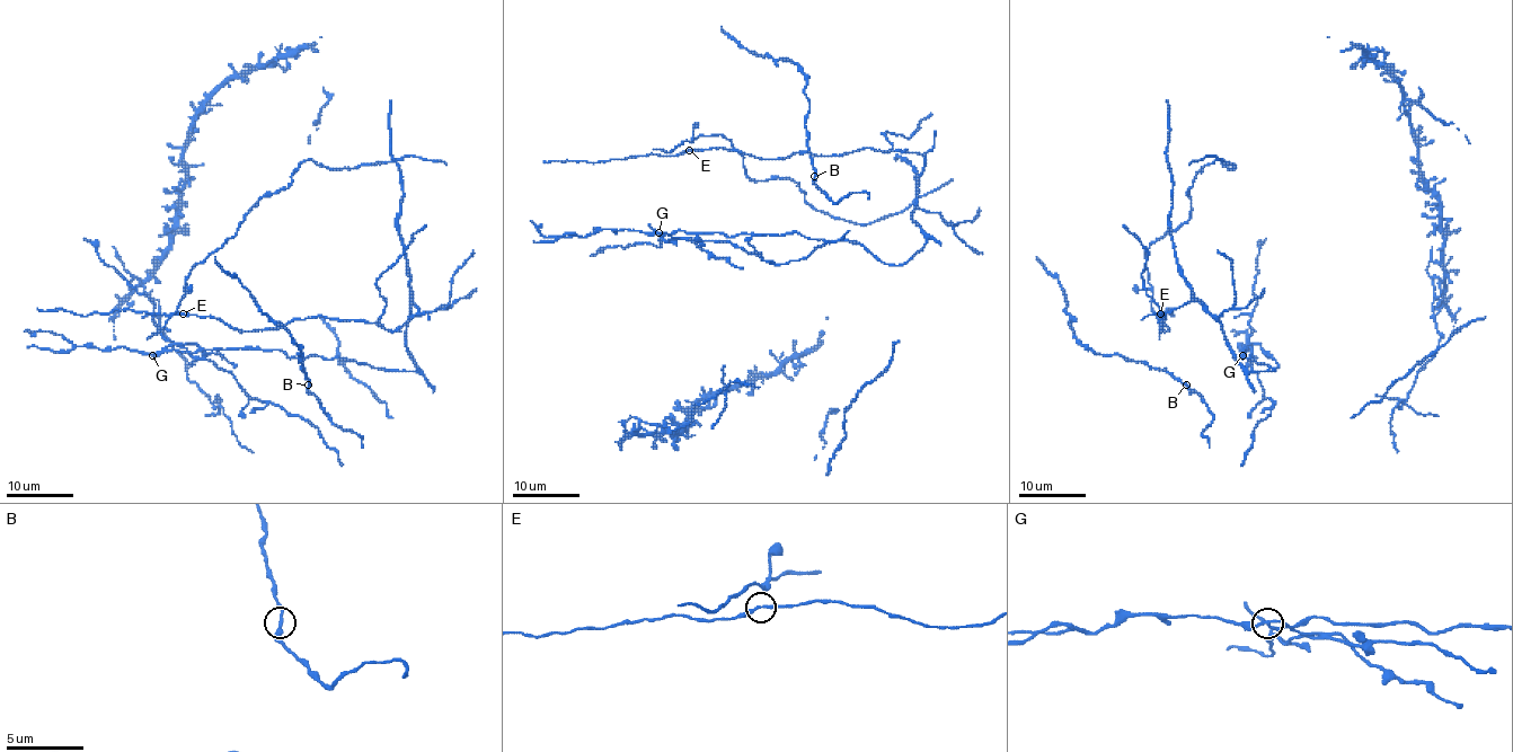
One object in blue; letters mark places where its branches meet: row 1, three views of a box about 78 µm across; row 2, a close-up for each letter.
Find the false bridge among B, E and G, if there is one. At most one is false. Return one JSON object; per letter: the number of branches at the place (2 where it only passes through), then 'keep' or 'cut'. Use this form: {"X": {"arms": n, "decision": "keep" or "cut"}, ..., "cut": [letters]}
{"B": {"arms": 2, "decision": "keep"}, "E": {"arms": 2, "decision": "keep"}, "G": {"arms": 2, "decision": "cut"}, "cut": ["G"]}

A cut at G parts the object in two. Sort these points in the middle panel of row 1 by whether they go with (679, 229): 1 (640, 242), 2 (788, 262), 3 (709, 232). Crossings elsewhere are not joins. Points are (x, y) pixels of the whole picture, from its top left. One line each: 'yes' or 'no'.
1: no
2: no
3: yes

